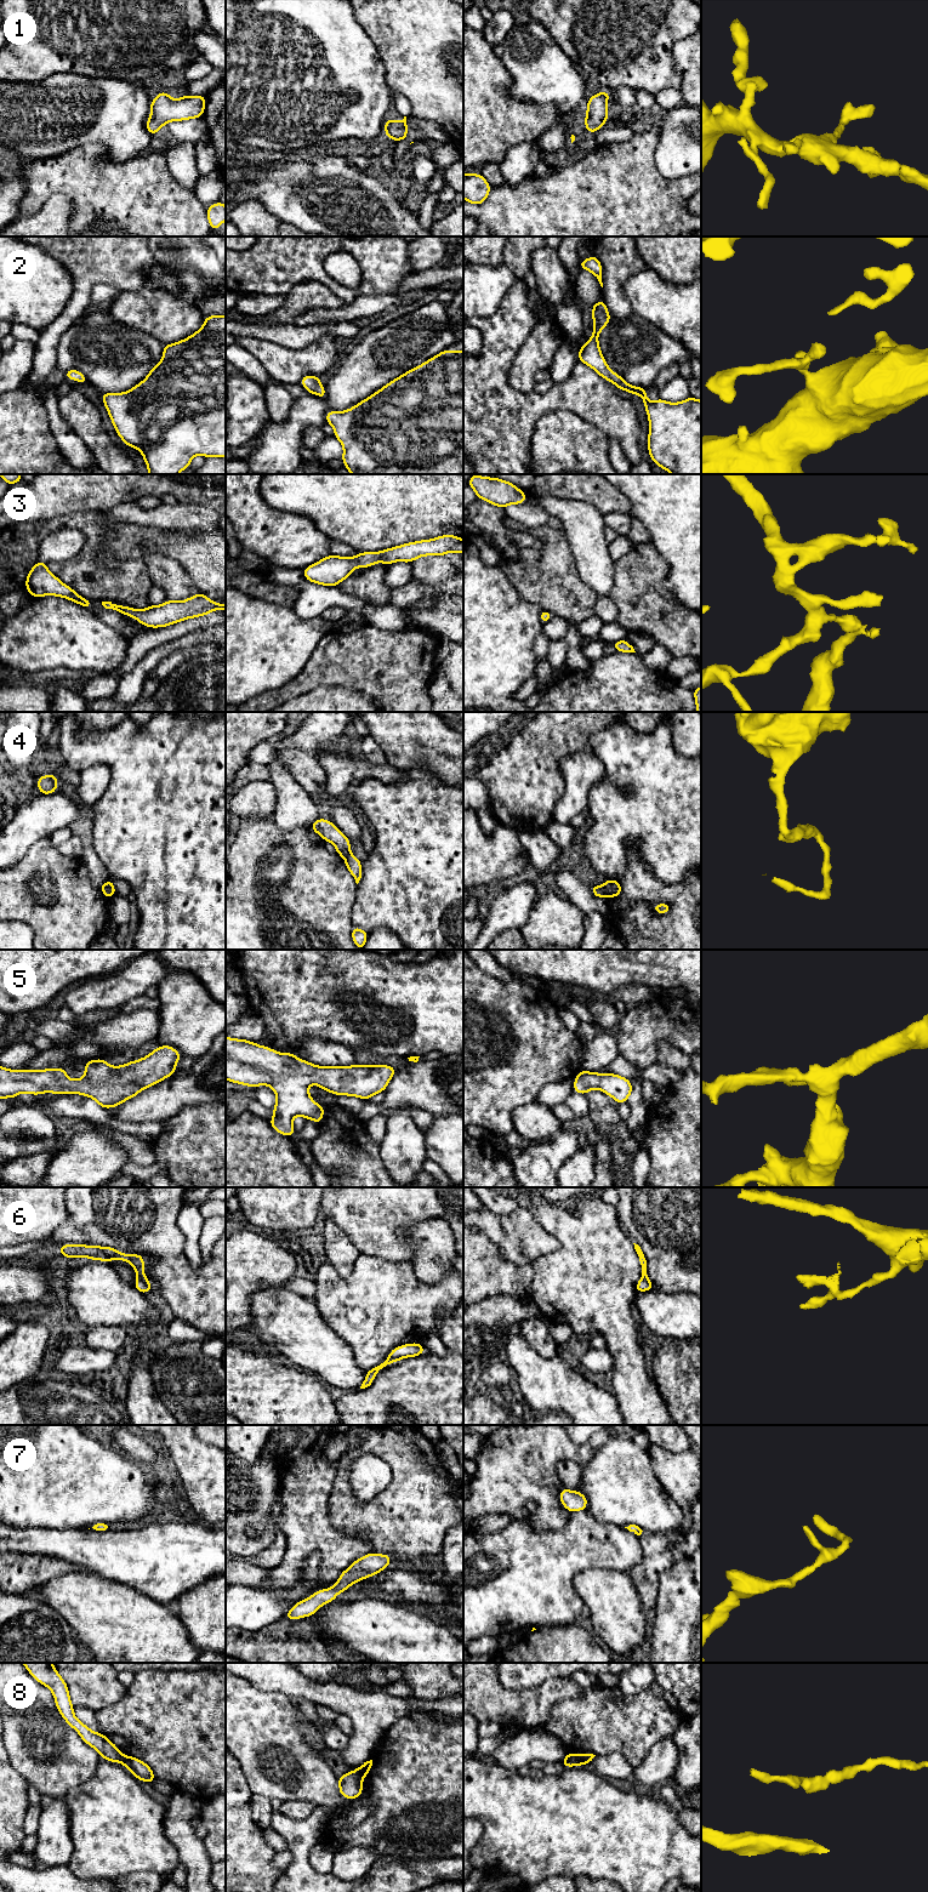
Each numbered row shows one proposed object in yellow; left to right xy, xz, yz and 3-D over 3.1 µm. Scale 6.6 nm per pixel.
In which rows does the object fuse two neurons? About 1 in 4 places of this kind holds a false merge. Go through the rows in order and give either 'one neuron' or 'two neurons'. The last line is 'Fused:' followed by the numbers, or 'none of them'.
1: one neuron
2: one neuron
3: one neuron
4: two neurons
5: one neuron
6: one neuron
7: one neuron
8: two neurons
Fused: 4, 8

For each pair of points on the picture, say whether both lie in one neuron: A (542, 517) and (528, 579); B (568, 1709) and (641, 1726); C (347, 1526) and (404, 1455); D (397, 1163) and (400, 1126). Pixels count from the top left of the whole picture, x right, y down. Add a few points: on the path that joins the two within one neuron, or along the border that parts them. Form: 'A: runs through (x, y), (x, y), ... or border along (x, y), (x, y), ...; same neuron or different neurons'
A: border along (512, 518), (528, 528), (537, 528), (546, 524); different neurons
B: runs through (586, 1722), (622, 1724); same neuron
C: runs through (368, 1520), (404, 1483), (404, 1476); same neuron
D: runs through (400, 1153), (400, 1135); same neuron

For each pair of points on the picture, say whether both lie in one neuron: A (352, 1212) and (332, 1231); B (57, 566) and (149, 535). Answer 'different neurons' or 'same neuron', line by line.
A: different neurons
B: same neuron

